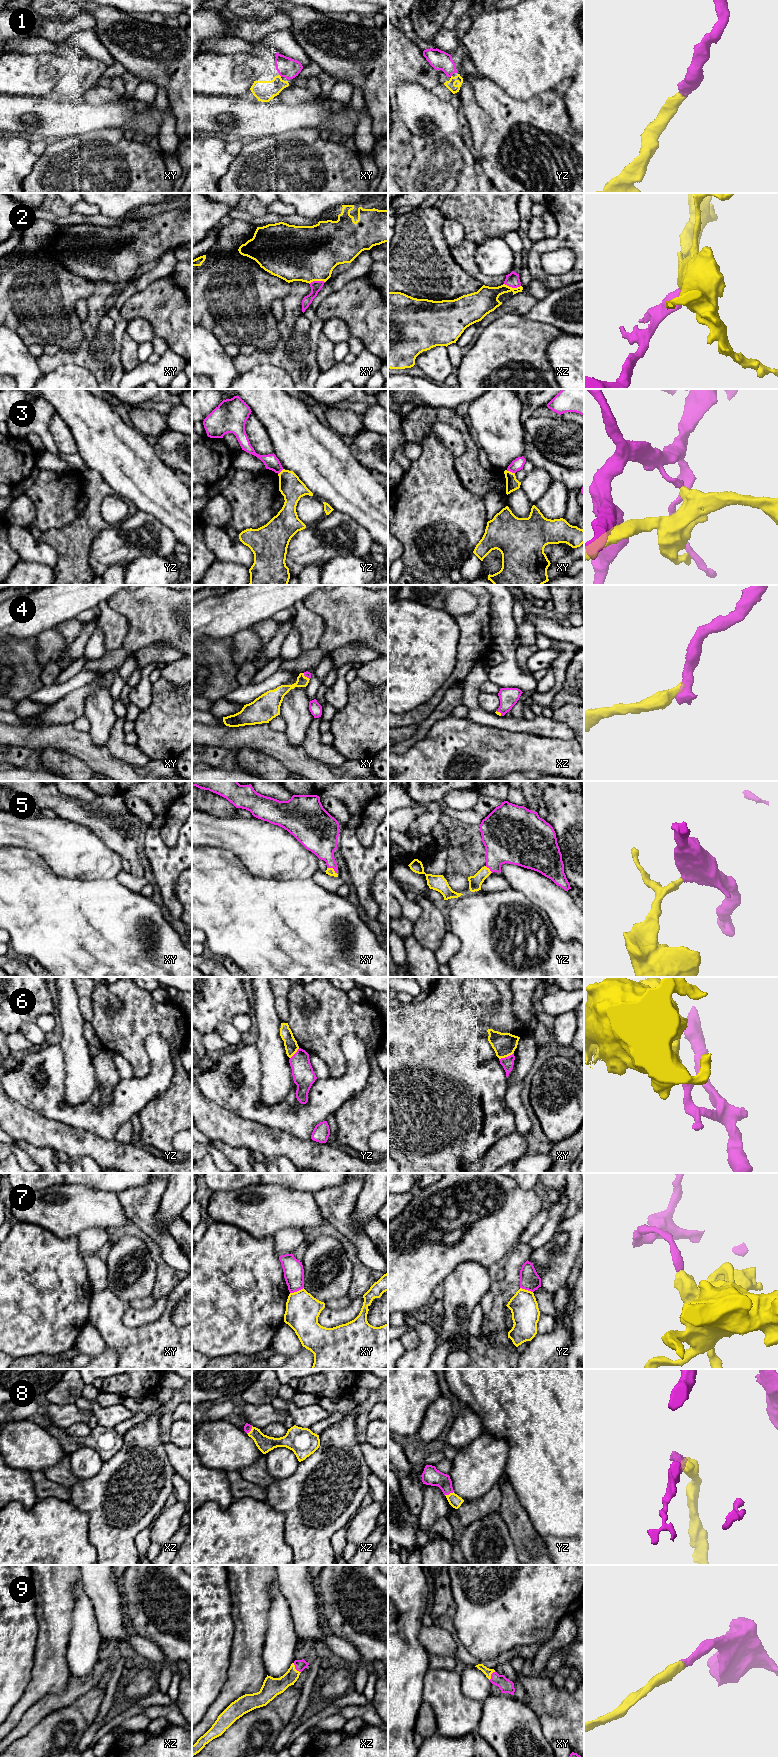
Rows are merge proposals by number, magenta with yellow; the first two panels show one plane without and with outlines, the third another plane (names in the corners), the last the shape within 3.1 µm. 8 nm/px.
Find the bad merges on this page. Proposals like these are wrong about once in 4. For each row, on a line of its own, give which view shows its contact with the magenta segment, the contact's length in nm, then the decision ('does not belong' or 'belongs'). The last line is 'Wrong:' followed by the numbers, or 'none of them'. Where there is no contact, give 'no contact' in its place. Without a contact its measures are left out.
1: xy | 30 nm | belongs
2: xz | 140 nm | belongs
3: xy | 80 nm | does not belong
4: xy | 80 nm | belongs
5: xy | 110 nm | belongs
6: xy | 130 nm | does not belong
7: xy | 120 nm | does not belong
8: yz | 80 nm | belongs
9: xz | 100 nm | belongs
Wrong: 3, 6, 7

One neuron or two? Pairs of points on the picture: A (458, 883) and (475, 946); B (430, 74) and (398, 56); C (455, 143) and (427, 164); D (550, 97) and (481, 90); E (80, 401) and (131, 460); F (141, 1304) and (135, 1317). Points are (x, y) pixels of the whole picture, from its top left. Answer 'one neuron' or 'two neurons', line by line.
A: two neurons
B: one neuron
C: one neuron
D: one neuron
E: one neuron
F: two neurons

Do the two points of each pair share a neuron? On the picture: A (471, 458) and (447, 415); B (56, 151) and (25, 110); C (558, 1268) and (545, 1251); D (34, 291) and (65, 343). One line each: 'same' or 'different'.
A: same
B: different
C: different
D: same

